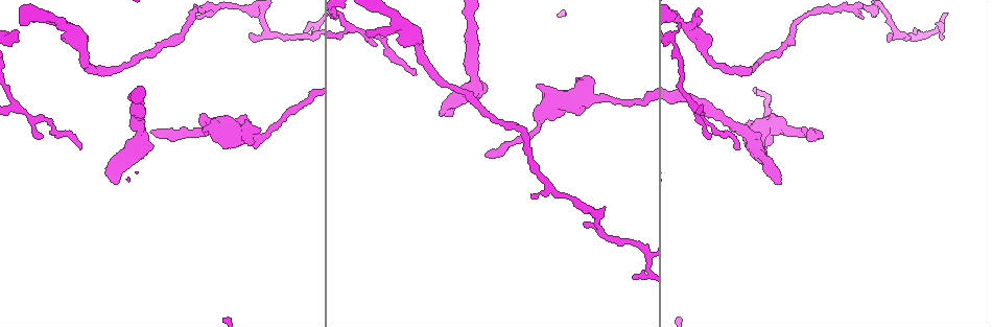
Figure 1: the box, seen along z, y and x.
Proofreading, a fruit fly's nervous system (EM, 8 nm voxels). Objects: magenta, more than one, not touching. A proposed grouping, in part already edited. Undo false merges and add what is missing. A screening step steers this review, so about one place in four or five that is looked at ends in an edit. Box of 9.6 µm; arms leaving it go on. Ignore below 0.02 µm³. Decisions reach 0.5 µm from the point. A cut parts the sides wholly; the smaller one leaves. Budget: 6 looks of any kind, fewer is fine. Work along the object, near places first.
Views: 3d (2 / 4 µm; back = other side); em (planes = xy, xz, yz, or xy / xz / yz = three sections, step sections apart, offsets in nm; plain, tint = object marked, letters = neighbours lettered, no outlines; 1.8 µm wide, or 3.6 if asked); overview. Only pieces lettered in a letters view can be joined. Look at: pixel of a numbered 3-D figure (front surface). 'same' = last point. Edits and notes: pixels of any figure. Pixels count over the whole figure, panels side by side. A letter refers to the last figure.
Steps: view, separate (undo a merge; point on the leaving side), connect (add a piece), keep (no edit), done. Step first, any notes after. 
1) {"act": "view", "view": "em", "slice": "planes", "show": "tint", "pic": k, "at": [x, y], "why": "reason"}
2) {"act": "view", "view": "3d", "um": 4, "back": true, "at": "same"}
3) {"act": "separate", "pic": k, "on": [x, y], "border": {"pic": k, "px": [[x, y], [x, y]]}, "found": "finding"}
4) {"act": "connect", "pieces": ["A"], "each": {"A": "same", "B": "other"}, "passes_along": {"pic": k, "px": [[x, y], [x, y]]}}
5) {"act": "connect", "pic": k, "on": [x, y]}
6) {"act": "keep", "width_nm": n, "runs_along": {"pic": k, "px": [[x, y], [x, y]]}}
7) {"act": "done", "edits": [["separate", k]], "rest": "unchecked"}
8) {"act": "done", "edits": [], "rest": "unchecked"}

{"act": "view", "view": "3d", "um": 4, "pic": 1, "at": [243, 120], "why": "free end"}

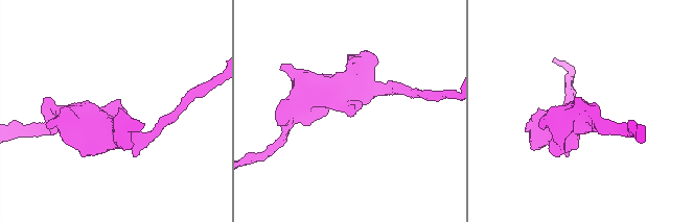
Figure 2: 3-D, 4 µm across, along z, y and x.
{"act": "view", "view": "em", "slice": "xy", "step": 8, "show": "plain", "pic": 2, "at": [113, 108], "why": "need the tissue"}

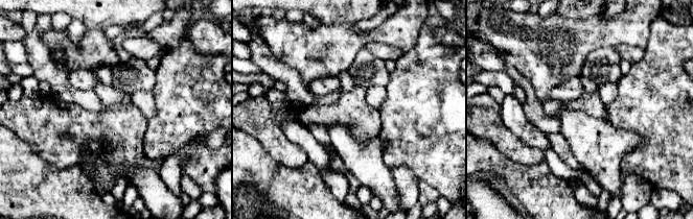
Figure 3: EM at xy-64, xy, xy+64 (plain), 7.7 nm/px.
{"act": "view", "view": "em", "slice": "xy", "step": 8, "show": "letters", "at": "same", "why": "what lies round it"}

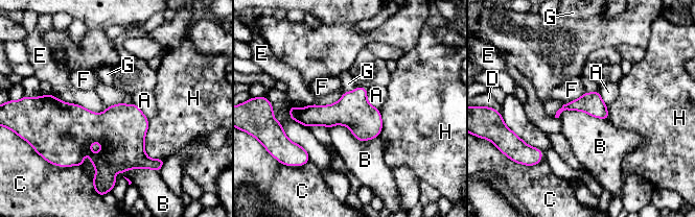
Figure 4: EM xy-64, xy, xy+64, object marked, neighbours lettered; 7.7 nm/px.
{"act": "keep", "each": {"A": "other", "B": "other", "C": "other", "D": "other", "E": "other", "F": "other", "G": "other", "H": "other"}, "found": "no lettered piece goes on from it"}

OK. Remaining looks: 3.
{"act": "view", "view": "3d", "um": 2, "pic": 1, "at": [740, 148], "why": "tapers out"}

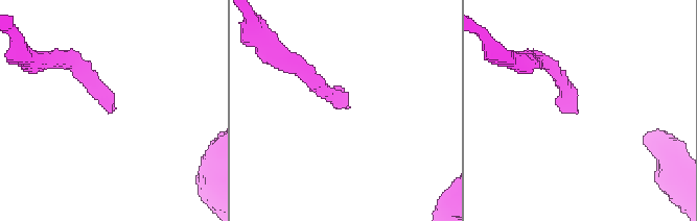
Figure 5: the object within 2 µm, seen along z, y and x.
{"act": "view", "view": "em", "slice": "planes", "show": "plain", "pic": 5, "at": [345, 103], "why": "shape alone is not enough"}

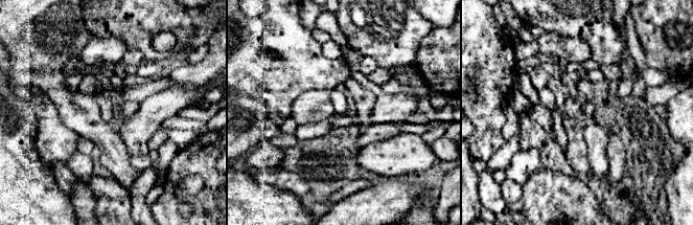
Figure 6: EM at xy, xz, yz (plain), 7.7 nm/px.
{"act": "view", "view": "em", "slice": "planes", "show": "letters", "at": "same"}

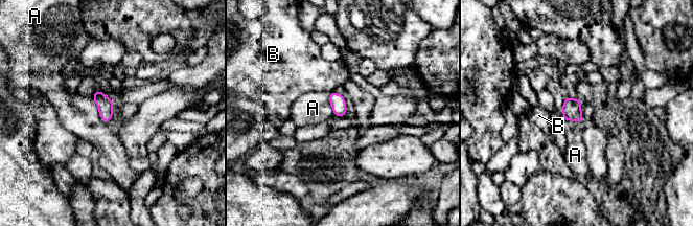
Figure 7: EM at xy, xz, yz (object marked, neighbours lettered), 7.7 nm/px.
{"act": "keep", "width_nm": 120, "each": {"A": "other", "B": "other"}, "border": {"pic": 7, "px": [[91, 97], [106, 123]]}, "found": "no lettered piece goes on from it"}

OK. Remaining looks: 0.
{"act": "done", "edits": [], "rest": "unchecked"}

